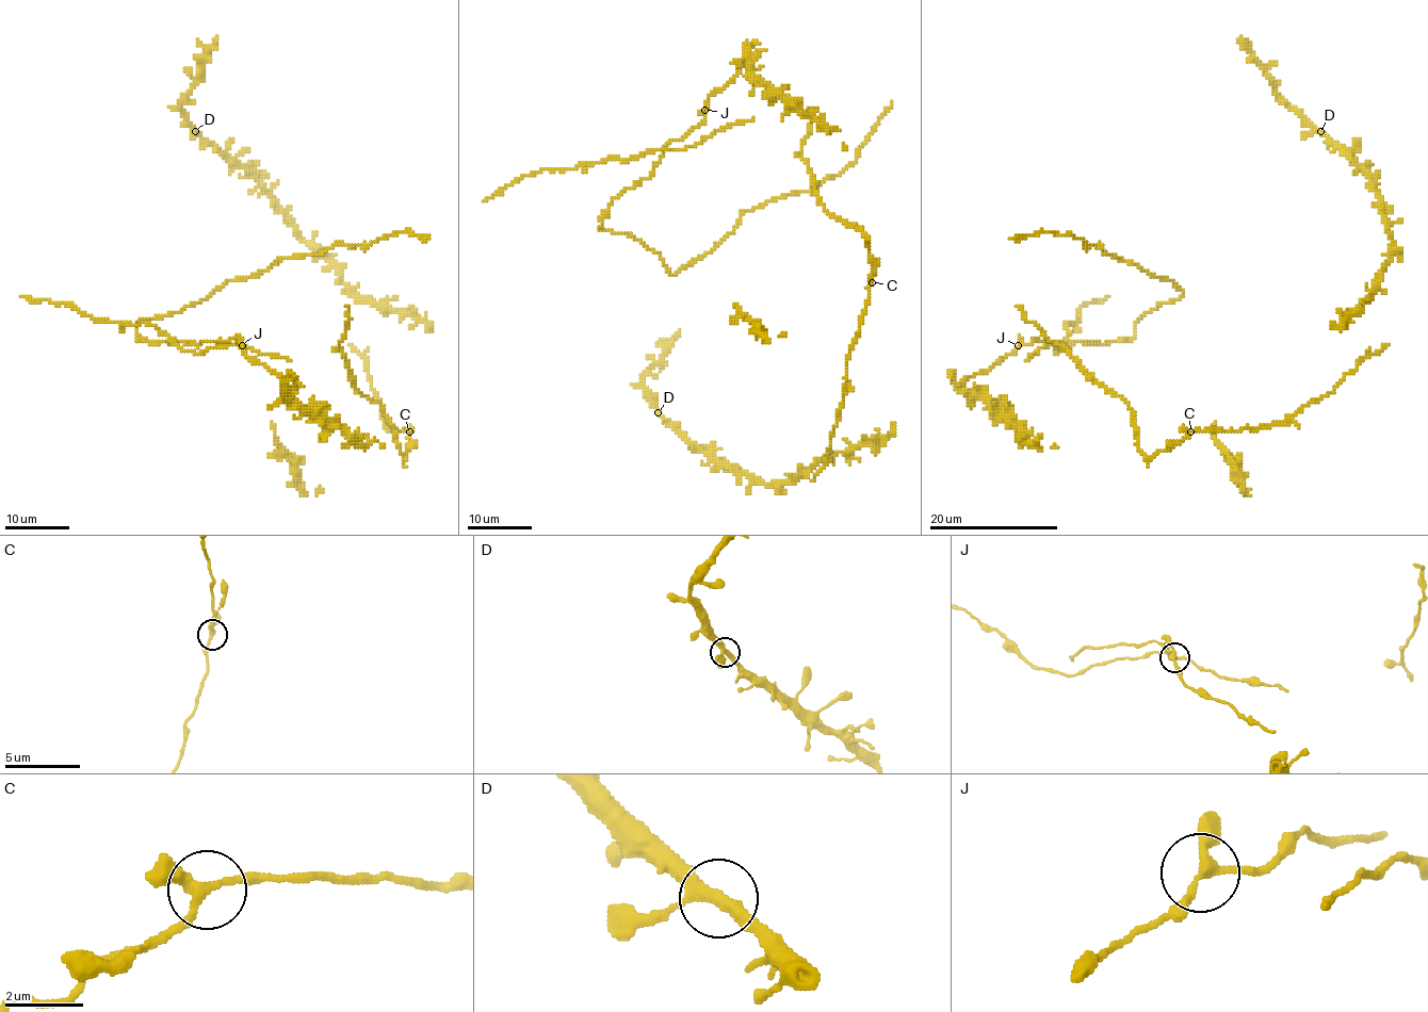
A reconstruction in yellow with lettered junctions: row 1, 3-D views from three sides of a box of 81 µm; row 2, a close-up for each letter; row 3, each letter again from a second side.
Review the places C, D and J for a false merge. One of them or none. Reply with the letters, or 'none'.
none

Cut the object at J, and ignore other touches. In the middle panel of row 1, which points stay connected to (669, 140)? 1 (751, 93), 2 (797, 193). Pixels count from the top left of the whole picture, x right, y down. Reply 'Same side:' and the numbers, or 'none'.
Same side: 2

